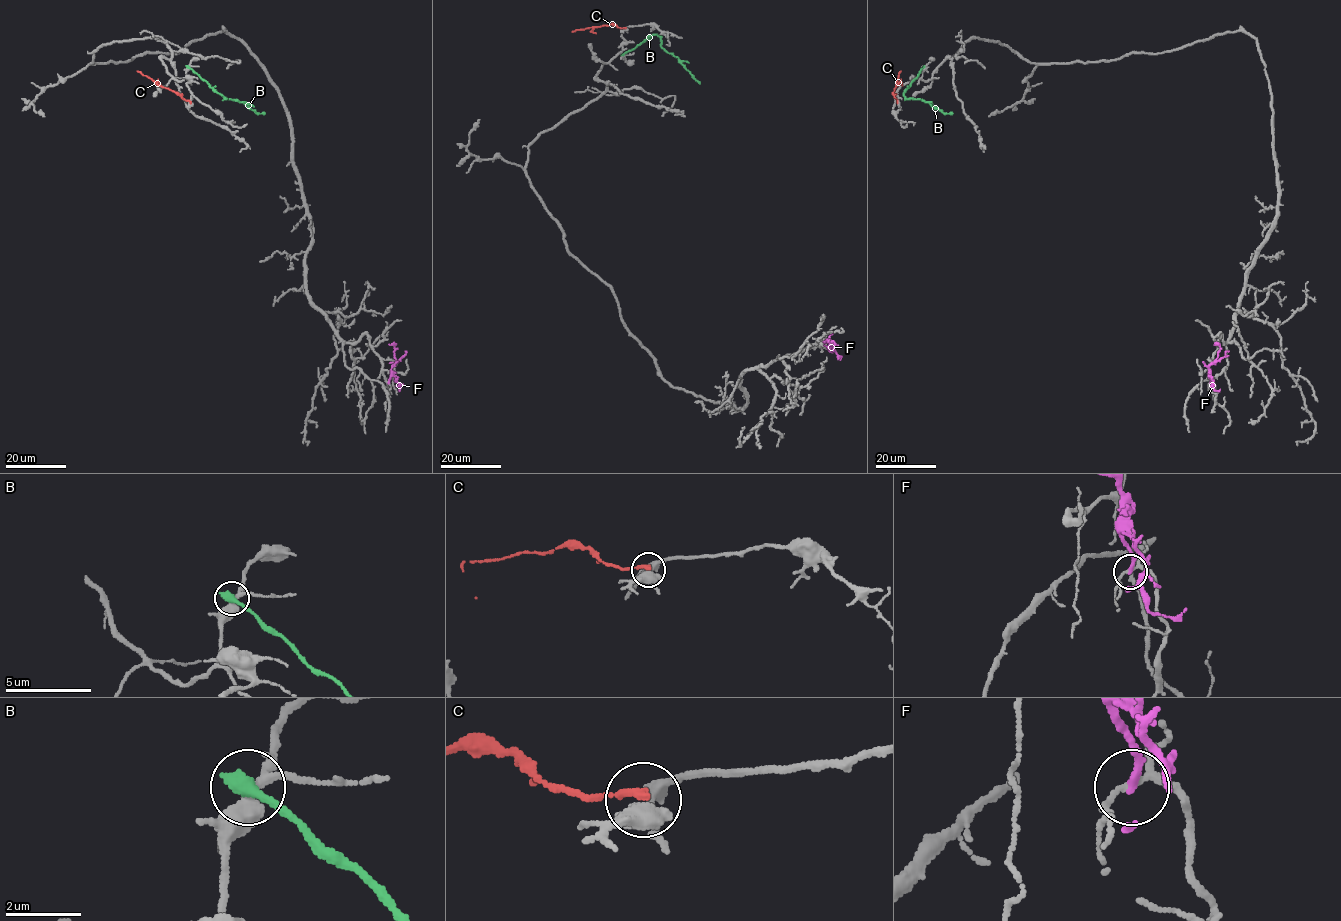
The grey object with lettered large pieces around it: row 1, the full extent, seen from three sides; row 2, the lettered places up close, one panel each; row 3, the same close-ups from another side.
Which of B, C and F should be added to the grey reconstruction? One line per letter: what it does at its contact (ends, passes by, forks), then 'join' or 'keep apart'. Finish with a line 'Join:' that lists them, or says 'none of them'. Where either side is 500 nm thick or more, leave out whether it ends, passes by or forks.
B: it ends; keep apart
C: keep apart
F: it ends; keep apart
Join: none of them

